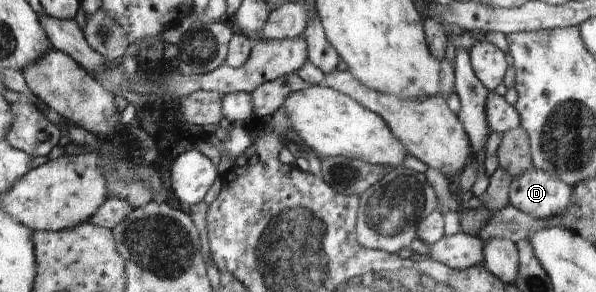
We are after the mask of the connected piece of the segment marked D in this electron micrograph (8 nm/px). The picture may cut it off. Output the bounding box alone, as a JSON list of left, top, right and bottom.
[509,170,572,219]

